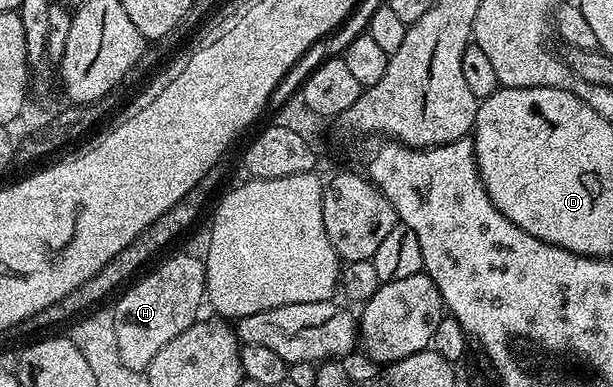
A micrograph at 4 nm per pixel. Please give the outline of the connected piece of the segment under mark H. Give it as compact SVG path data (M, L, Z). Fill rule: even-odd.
M176 253L168 257L153 273L141 281L133 280L128 290L111 306L117 335L118 355L122 364L139 371L147 370L150 359L182 331L195 325L201 316L200 304L206 301L204 263L192 253Z

